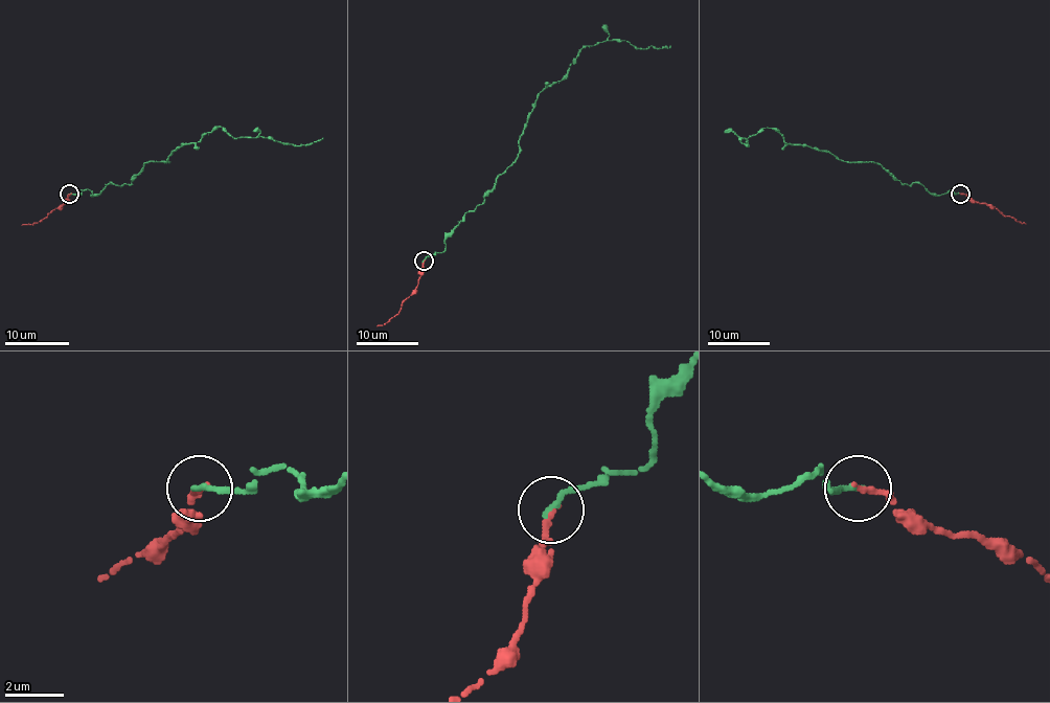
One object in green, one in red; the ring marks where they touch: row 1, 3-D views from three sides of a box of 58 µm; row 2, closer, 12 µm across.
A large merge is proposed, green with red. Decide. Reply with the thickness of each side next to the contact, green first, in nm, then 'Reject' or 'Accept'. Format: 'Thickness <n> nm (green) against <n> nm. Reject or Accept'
Thickness 220 nm (green) against 220 nm. Accept

